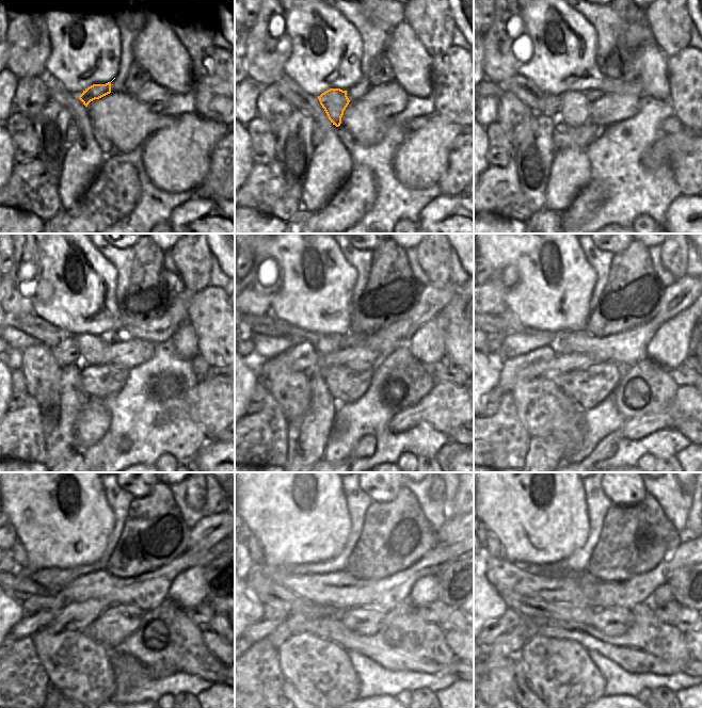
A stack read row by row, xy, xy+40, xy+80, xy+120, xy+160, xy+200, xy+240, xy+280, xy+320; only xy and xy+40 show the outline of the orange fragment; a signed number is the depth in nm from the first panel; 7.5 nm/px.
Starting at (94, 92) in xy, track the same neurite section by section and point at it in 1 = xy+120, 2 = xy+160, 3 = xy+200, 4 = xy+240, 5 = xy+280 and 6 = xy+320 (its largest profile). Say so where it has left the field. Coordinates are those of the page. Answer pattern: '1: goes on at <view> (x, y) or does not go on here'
1: goes on at xy+120 (85, 348)
2: goes on at xy+160 (305, 354)
3: goes on at xy+200 (531, 365)
4: goes on at xy+240 (38, 611)
5: goes on at xy+280 (271, 617)
6: goes on at xy+320 (510, 618)

